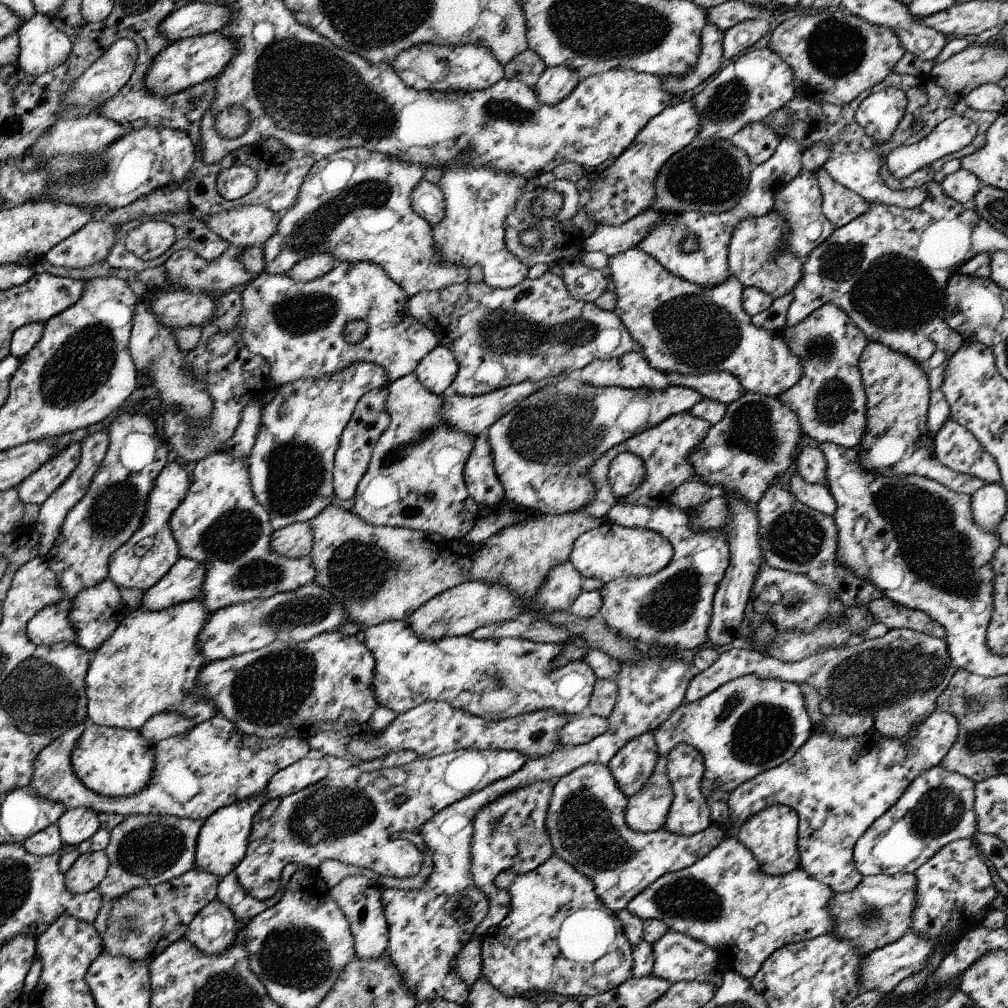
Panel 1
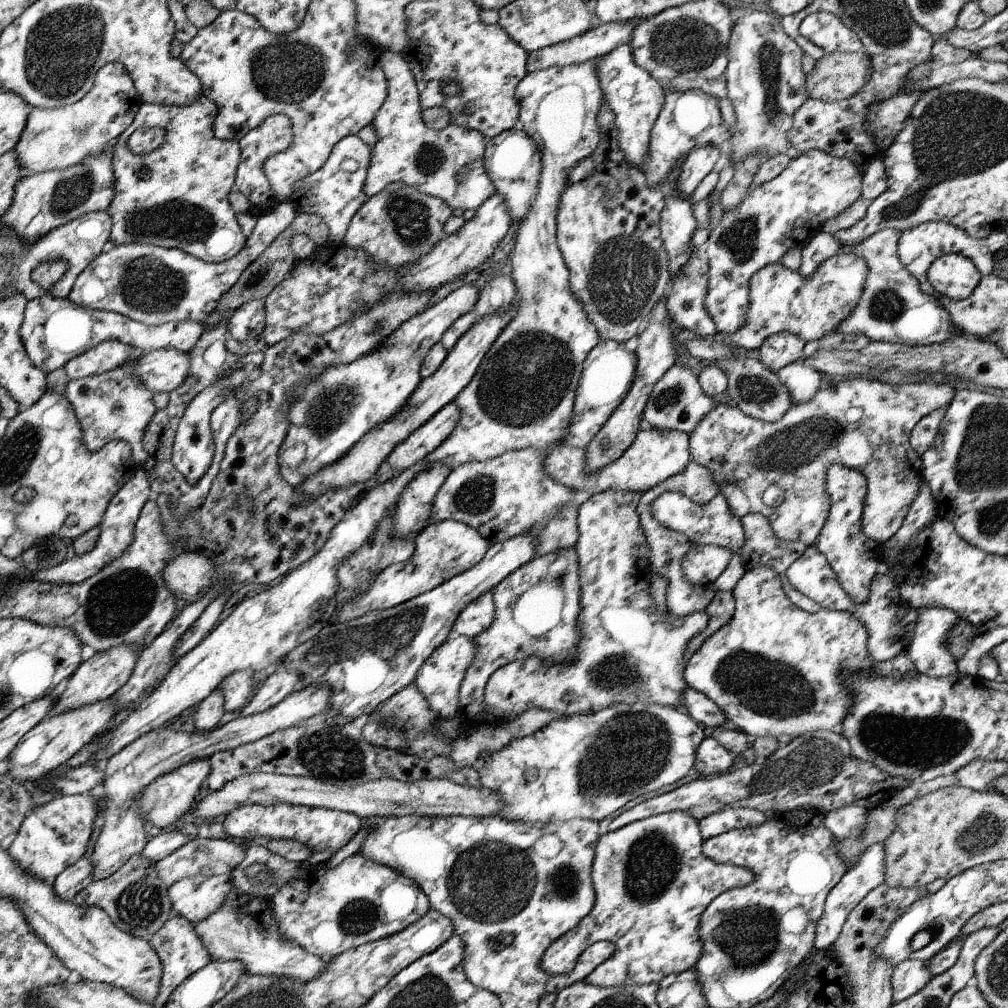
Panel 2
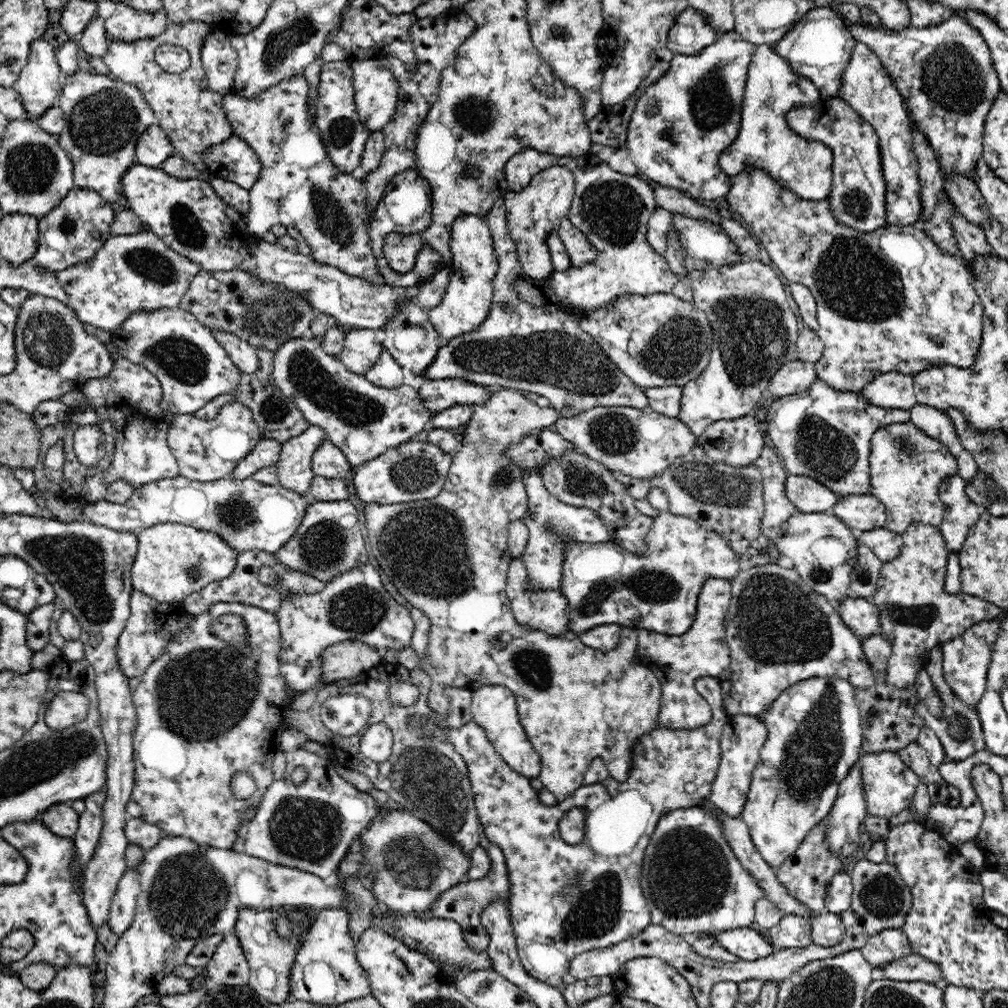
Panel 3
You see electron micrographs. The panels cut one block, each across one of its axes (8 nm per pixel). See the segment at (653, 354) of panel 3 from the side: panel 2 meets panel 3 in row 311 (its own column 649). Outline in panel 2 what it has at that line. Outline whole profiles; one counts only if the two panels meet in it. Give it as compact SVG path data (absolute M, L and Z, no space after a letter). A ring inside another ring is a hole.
M608 490L592 495L580 506L577 519L579 538L574 548L579 559L582 606L577 623L581 628L577 656L568 665L554 665L551 661L526 657L502 666L492 674L486 684L483 700L487 710L483 710L483 714L492 713L499 718L498 723L503 723L514 720L516 716L532 707L552 710L567 716L588 710L591 712L589 714L594 714L611 705L634 705L639 701L684 709L682 692L687 686L683 681L686 648L694 636L703 634L708 626L709 616L705 610L692 612L684 618L676 618L670 610L666 615L656 613L649 594L652 576L649 545L637 512L640 498L640 494Z

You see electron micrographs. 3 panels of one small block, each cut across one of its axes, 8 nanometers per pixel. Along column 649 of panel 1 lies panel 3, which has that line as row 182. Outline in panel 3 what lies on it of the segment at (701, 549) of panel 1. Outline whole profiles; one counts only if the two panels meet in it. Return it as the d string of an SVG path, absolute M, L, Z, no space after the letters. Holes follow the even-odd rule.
M524 149L510 158L504 172L510 191L520 192L531 177L540 171L561 168L575 176L575 194L568 220L585 234L598 251L598 260L565 272L552 272L548 276L554 293L566 300L572 308L594 312L606 308L621 295L671 293L679 278L669 270L665 256L658 255L647 242L648 220L657 209L653 185L638 175L626 176L608 166L590 152L579 157L556 156L536 149Z

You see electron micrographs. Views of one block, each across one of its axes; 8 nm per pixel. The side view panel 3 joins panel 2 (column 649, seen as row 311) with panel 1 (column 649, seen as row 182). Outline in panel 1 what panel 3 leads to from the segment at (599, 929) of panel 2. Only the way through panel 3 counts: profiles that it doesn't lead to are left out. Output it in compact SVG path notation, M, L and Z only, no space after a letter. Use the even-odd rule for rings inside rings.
M647 732L625 744L607 765L618 788L630 798L644 788L657 760L654 733Z

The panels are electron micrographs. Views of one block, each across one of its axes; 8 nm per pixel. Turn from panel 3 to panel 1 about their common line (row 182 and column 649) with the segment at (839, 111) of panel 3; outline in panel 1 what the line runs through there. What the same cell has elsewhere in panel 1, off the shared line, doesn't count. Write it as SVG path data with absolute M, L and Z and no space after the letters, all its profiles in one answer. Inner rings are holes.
M588 763L554 782L546 817L553 854L591 878L596 896L606 908L616 913L626 909L628 903L655 880L666 873L692 866L727 837L725 828L714 822L707 829L689 837L675 835L664 828L649 833L636 832L625 821L627 802L628 797L618 788L608 765Z

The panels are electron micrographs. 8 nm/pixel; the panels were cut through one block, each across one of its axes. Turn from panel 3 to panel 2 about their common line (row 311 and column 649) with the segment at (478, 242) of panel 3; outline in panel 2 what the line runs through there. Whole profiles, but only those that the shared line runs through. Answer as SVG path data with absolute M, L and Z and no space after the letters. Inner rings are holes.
M644 427L634 443L611 464L598 471L587 471L587 450L575 447L558 446L548 452L545 472L558 483L571 487L575 492L588 492L591 495L606 491L621 491L644 494L672 476L683 474L691 462L689 435L677 431L658 431Z

